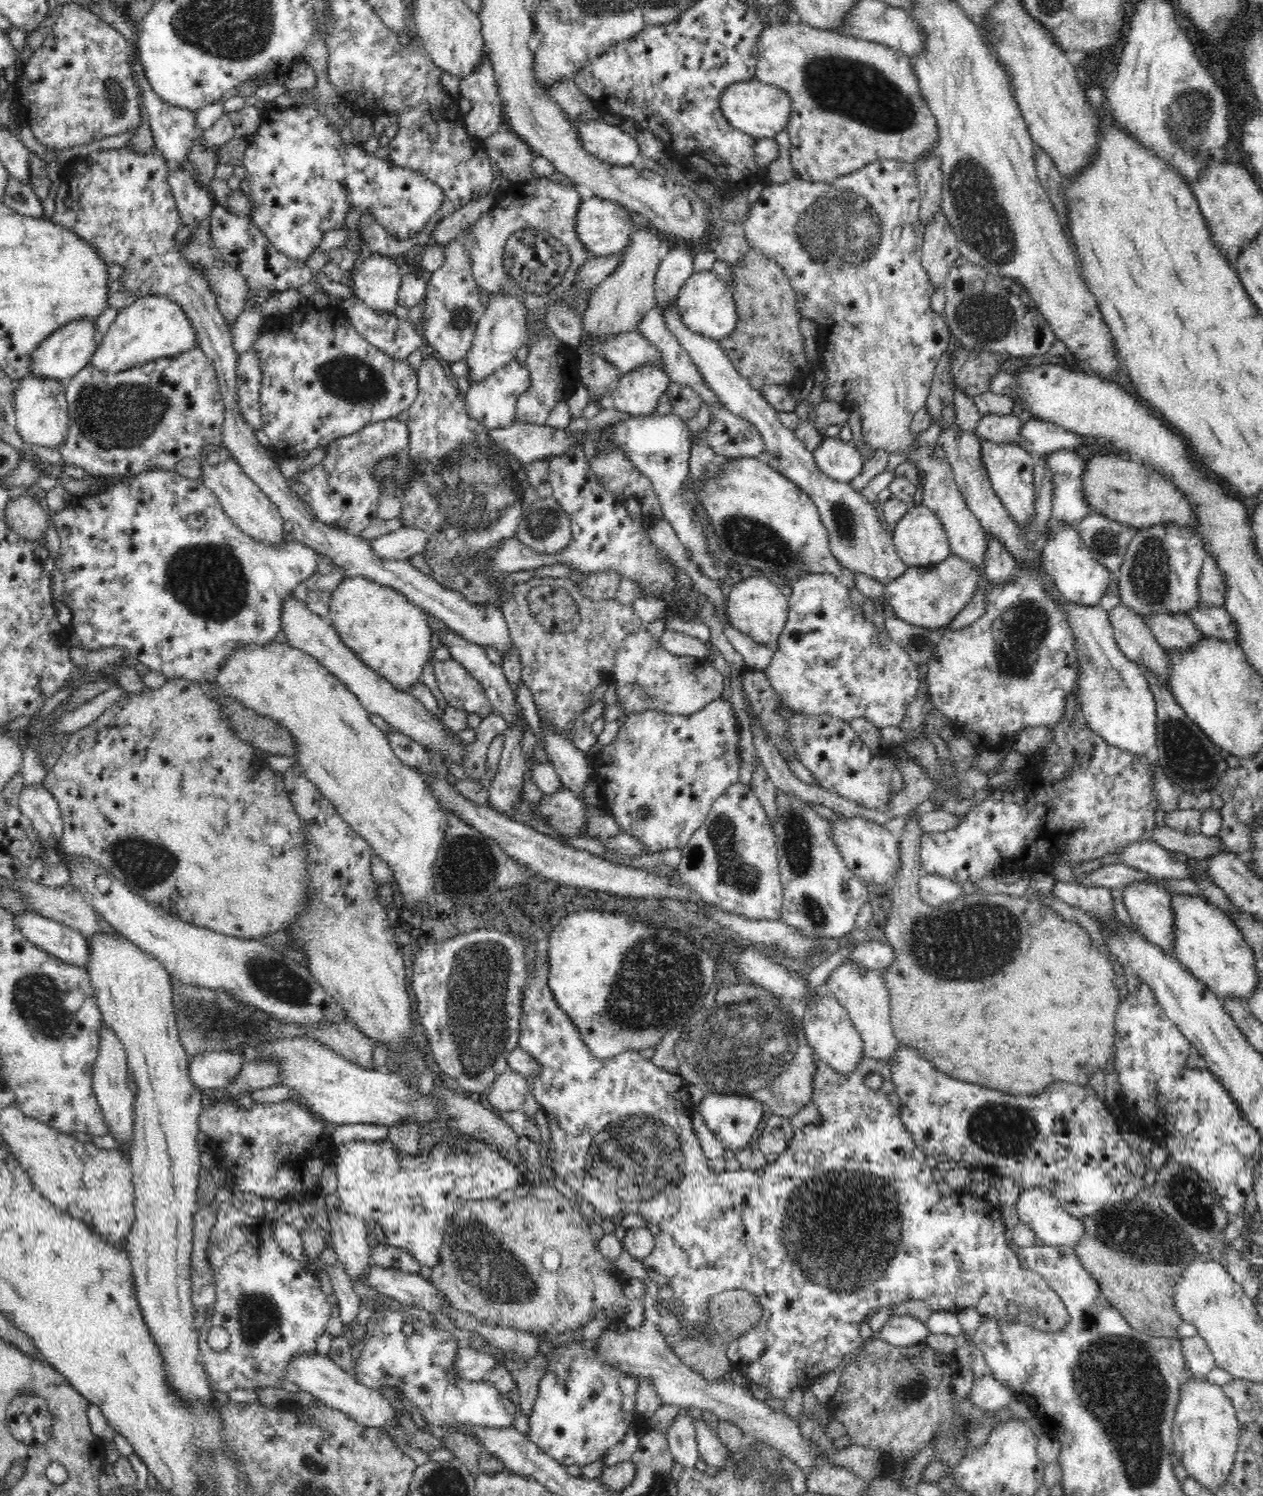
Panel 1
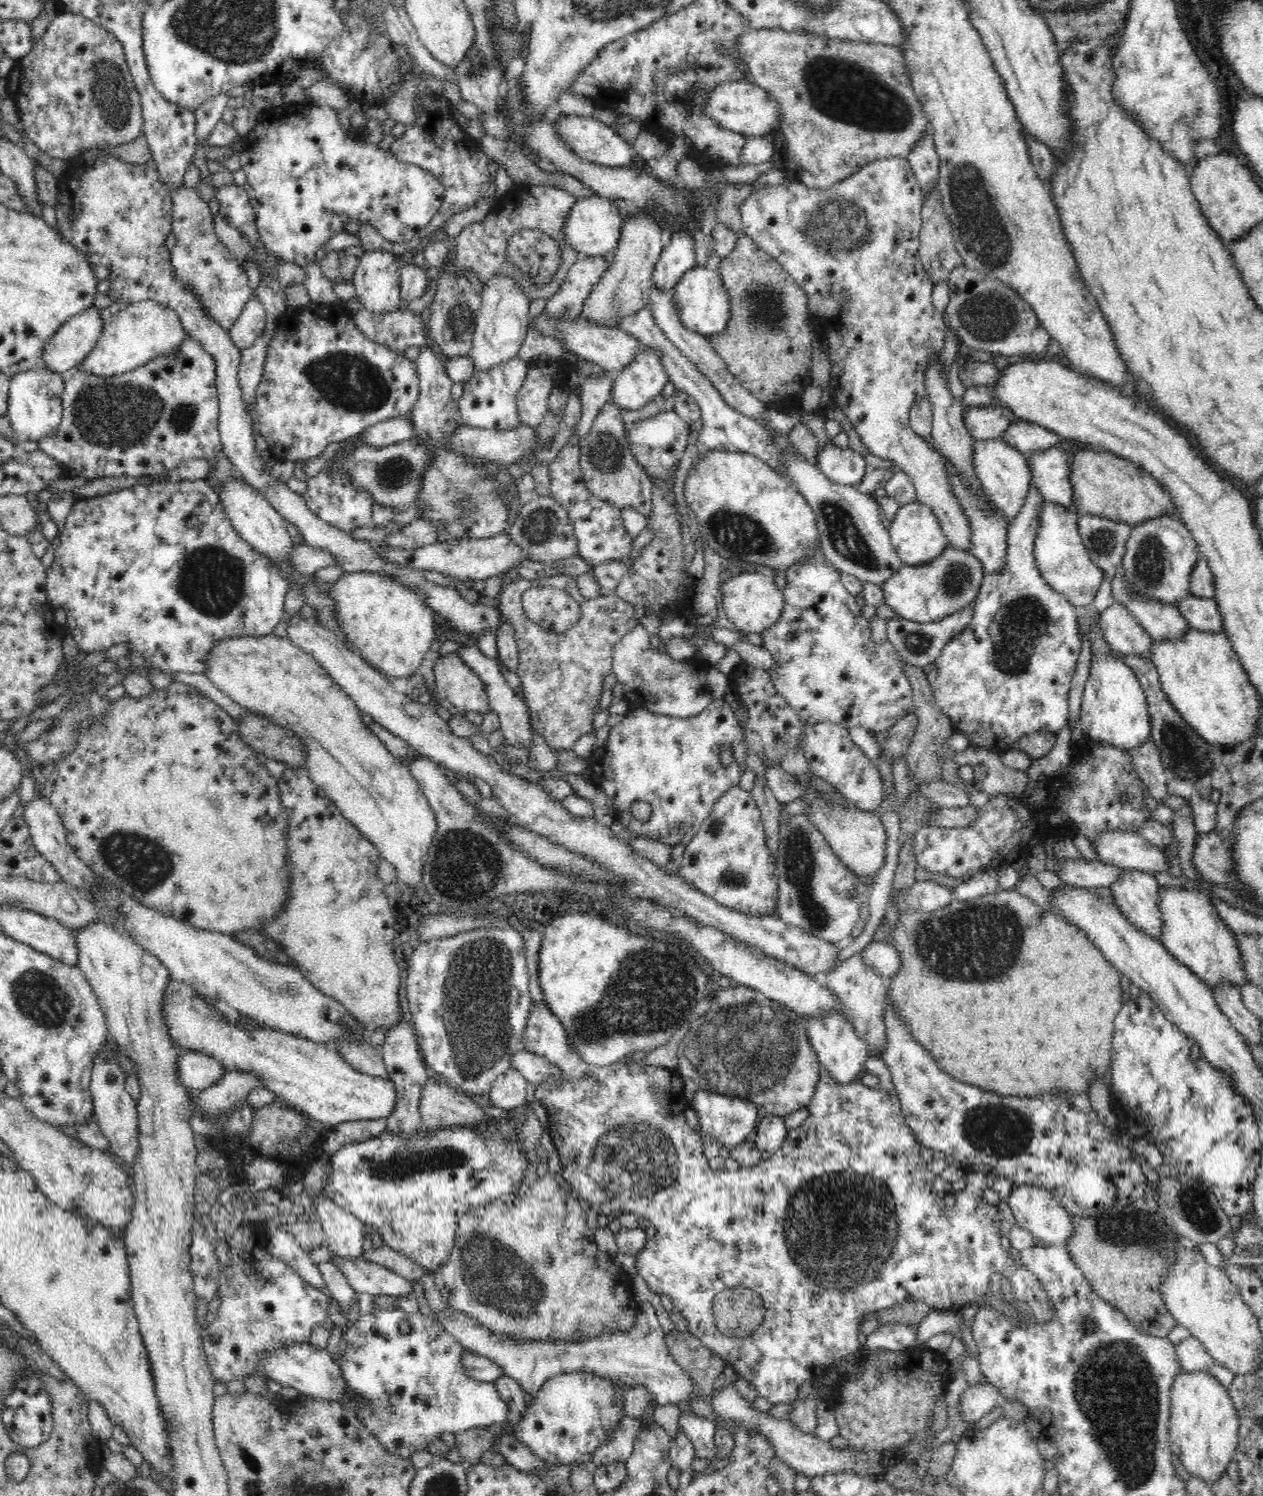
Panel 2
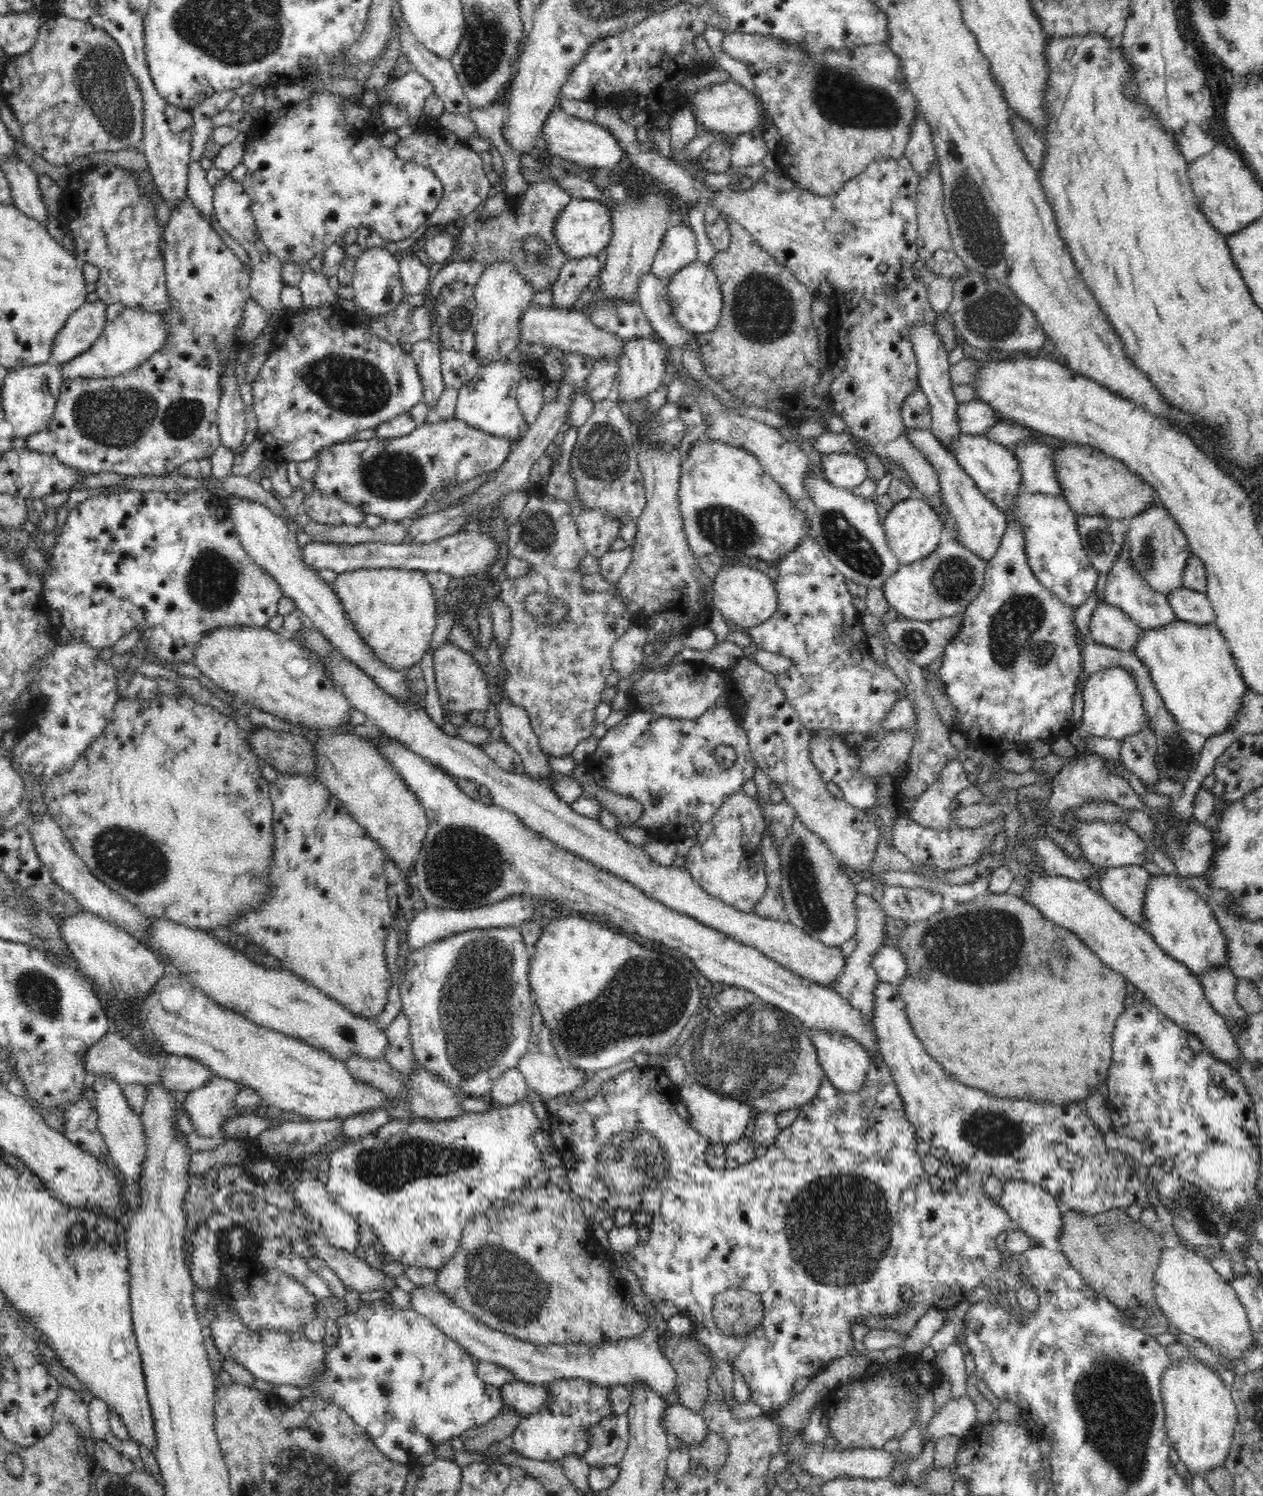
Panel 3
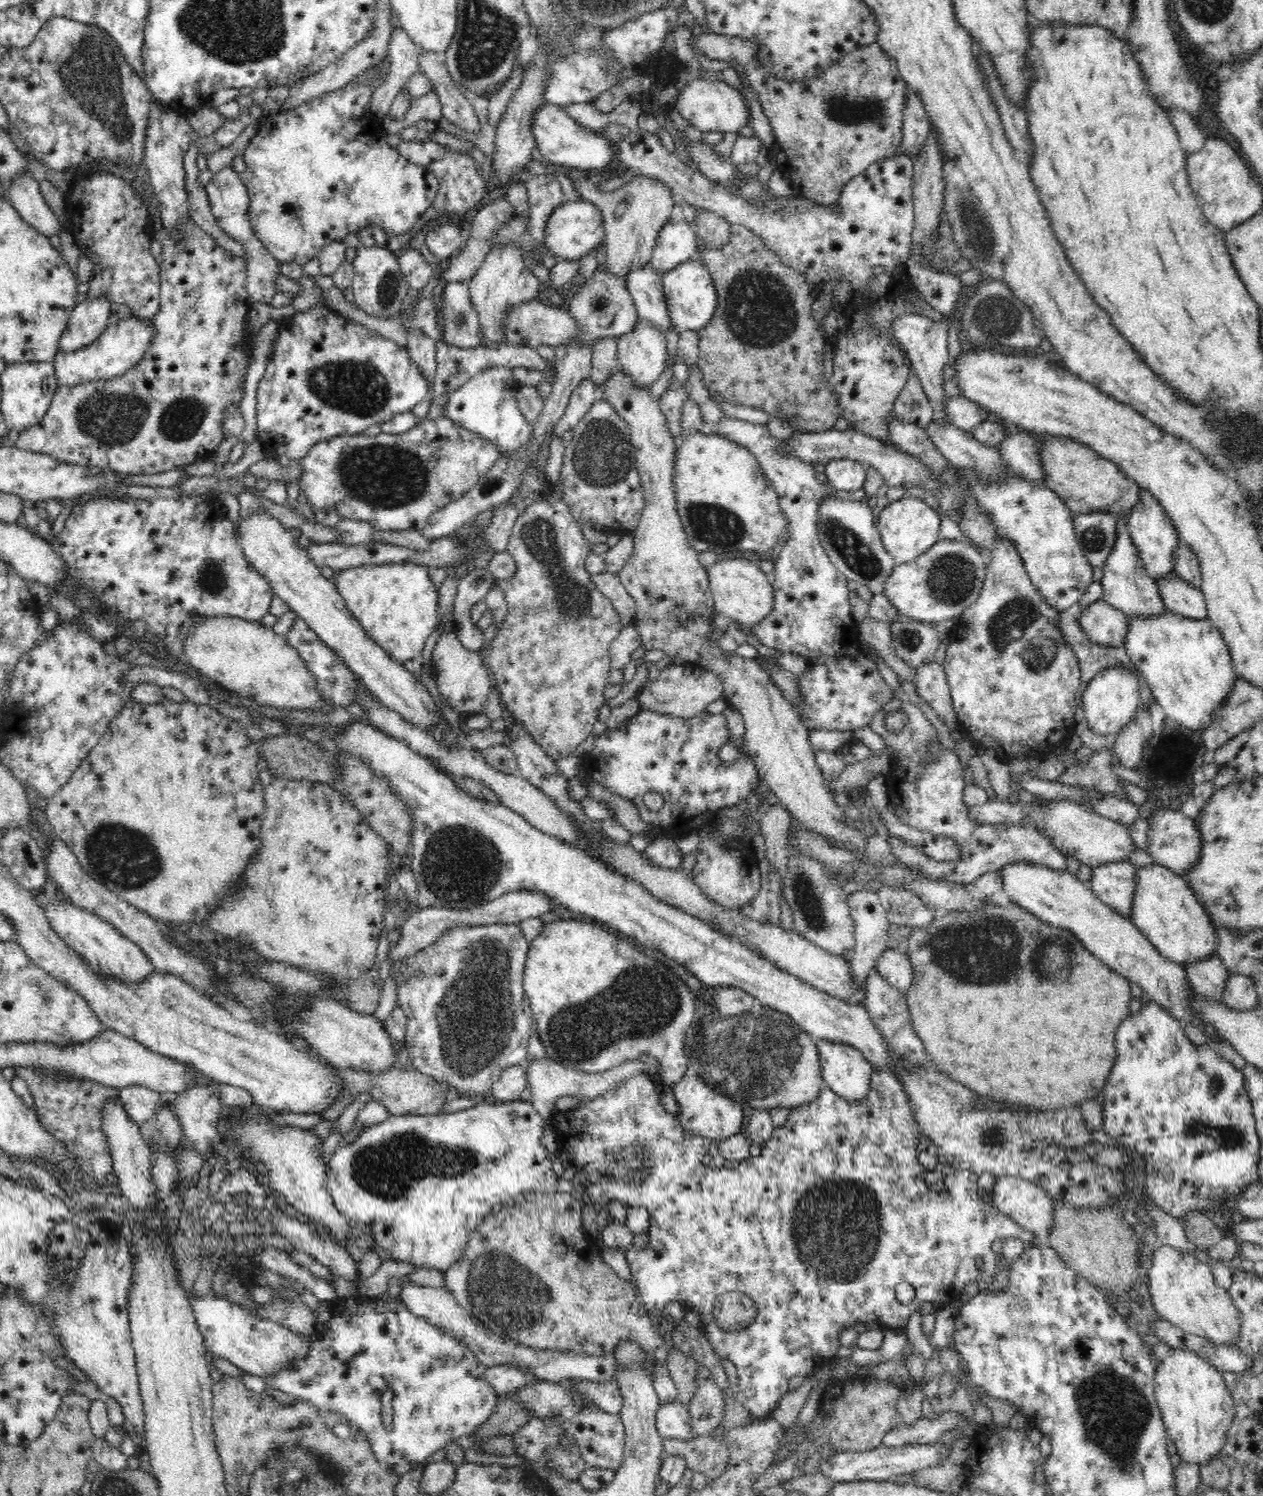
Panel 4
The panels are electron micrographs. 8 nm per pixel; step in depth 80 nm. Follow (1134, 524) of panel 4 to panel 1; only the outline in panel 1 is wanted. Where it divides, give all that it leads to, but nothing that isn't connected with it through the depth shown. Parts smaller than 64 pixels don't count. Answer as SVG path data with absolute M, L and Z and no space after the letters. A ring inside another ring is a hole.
M1156 524L1137 529L1114 579L1122 605L1142 618L1157 612L1187 614L1201 602L1198 577L1207 555L1203 546L1202 537L1194 529L1180 524Z

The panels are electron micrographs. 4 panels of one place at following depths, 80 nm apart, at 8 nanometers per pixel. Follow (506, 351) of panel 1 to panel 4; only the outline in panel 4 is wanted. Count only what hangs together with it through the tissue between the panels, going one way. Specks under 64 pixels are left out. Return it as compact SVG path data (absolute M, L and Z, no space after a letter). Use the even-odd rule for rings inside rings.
M514 243L494 245L486 255L486 260L478 267L476 274L467 284L471 301L475 310L479 312L480 327L482 327L482 345L493 347L500 343L506 343L503 329L503 320L507 312L517 304L536 299L541 282L535 277L530 268L524 263L522 247Z

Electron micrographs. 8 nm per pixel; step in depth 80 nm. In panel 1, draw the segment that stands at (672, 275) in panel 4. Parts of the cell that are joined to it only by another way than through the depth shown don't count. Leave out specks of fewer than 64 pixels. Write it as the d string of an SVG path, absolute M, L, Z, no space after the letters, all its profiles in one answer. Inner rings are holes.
M714 270L696 272L682 285L675 307L682 317L683 323L692 331L709 339L719 341L728 336L737 325L733 289L724 282Z

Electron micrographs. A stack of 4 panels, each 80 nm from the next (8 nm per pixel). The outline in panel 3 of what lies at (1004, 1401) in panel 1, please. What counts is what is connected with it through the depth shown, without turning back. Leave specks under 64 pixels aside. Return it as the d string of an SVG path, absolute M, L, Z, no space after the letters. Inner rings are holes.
M964 1394L962 1399L951 1399L940 1412L934 1413L926 1430L922 1430L923 1442L938 1440L946 1434L955 1434L964 1438L974 1427L978 1420L977 1410L968 1395Z

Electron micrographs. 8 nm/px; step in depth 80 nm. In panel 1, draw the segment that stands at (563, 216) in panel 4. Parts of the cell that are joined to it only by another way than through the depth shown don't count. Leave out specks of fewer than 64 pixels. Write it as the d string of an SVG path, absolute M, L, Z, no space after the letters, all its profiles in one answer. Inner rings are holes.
M586 194L577 208L574 230L583 242L583 247L594 256L608 256L620 254L621 250L630 242L630 233L634 228L630 212L619 203Z

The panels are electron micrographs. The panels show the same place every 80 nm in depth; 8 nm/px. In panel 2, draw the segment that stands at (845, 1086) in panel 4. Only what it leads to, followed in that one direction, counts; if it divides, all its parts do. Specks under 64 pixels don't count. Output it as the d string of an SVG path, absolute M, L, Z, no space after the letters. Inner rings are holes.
M830 1012L828 1016L814 1016L808 1019L807 1035L810 1044L816 1051L819 1063L840 1084L852 1084L863 1075L866 1060L870 1056L870 1049L865 1040L858 1036L846 1016L841 1012Z

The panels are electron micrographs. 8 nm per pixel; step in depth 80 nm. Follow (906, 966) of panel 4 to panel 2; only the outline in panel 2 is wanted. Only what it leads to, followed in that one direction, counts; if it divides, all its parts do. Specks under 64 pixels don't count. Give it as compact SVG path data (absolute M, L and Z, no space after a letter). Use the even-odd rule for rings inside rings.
M873 940L862 950L864 963L870 965L882 978L889 980L896 976L900 968L900 955L897 948L888 941Z

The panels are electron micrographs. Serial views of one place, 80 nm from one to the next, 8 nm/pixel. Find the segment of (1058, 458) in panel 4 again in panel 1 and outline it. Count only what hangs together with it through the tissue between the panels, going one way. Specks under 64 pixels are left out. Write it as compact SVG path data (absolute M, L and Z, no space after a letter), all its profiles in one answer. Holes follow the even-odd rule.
M1114 453L1103 456L1092 456L1085 460L1085 469L1082 475L1083 492L1085 501L1092 507L1092 511L1103 515L1109 520L1119 524L1139 529L1154 526L1156 524L1180 524L1184 527L1194 529L1197 527L1194 507L1188 499L1179 491L1179 488L1164 474L1158 472L1140 460L1131 458L1126 460L1123 456Z

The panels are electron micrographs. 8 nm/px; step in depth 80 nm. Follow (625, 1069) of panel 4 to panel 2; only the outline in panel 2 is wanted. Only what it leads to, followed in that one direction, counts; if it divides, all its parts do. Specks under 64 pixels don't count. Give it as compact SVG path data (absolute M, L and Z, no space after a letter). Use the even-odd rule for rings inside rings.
M526 1048L516 1052L510 1058L510 1062L512 1067L520 1071L520 1074L535 1087L544 1080L548 1080L548 1076L560 1078L558 1066L548 1063L548 1059L544 1058L544 1056L536 1055Z

